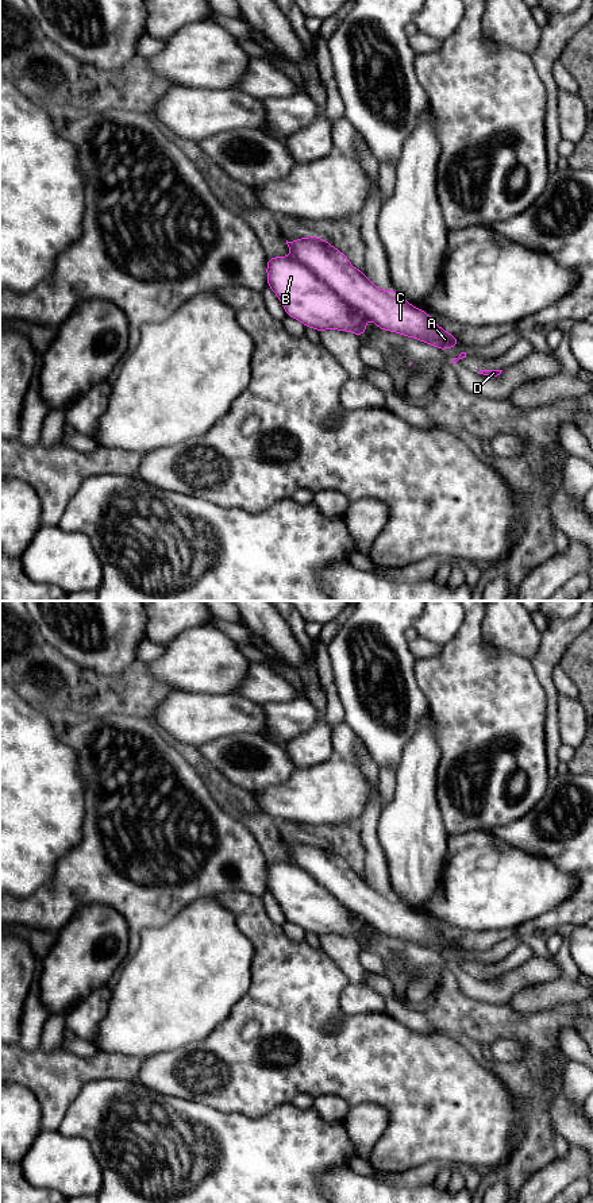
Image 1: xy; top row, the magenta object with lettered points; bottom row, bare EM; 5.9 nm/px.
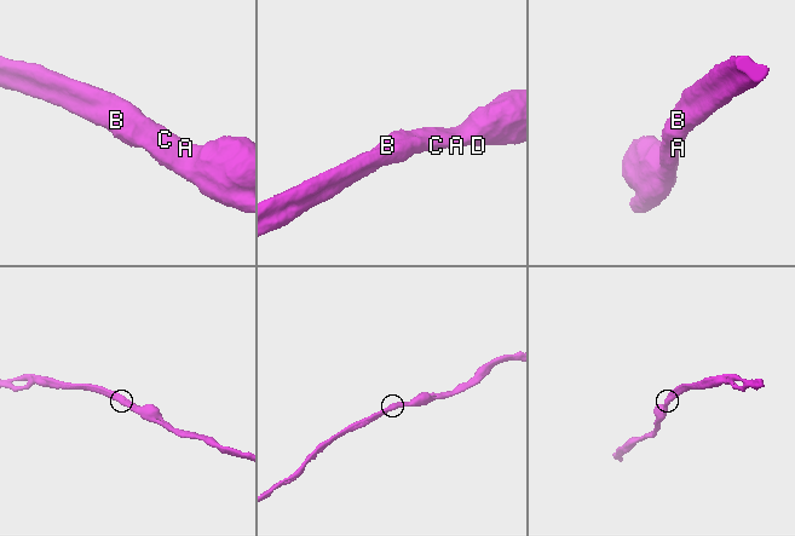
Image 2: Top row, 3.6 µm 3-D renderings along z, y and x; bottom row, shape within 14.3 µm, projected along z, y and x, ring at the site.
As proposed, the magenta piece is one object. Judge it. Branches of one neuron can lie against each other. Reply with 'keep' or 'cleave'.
keep

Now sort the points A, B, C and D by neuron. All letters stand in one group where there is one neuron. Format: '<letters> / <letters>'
A B C D

